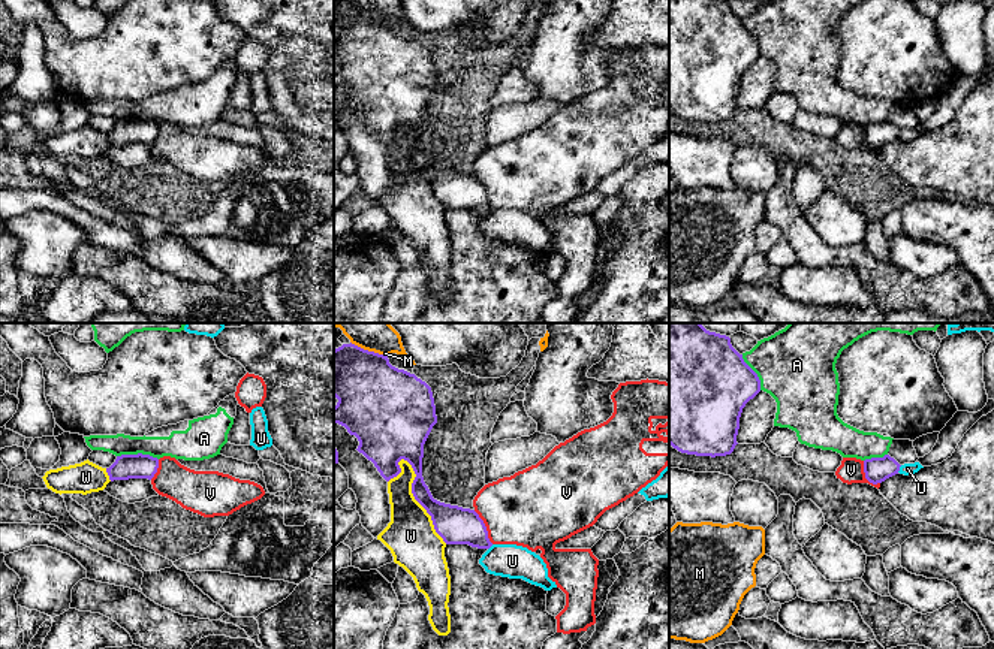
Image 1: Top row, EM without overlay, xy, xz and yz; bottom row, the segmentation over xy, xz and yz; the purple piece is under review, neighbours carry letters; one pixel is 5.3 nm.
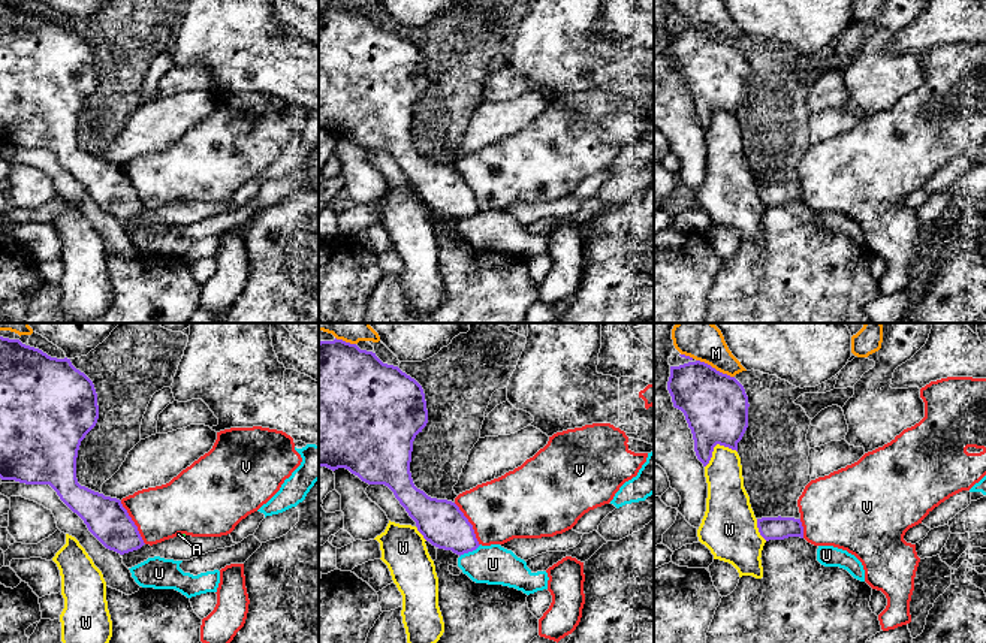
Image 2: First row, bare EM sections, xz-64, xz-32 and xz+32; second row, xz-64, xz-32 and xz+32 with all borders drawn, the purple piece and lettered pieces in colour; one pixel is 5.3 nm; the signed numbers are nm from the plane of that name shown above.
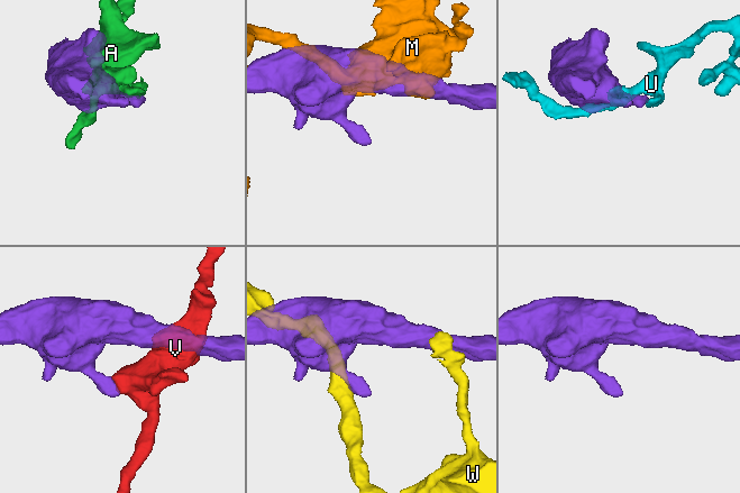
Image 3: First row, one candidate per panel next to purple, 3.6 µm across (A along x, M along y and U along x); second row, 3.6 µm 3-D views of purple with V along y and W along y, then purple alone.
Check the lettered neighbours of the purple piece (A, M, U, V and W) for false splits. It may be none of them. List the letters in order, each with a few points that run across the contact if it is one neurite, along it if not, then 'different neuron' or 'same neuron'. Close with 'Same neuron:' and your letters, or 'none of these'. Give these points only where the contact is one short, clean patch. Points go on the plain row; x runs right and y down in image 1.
A: different neuron
M: different neuron
U: line yz (901, 130), (897, 136); different neuron
V: line xz (473, 175), (482, 186), (487, 202), (493, 208); different neuron
W: different neuron
Same neuron: none of these

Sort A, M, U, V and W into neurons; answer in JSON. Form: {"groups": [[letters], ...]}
{"groups": [["A"], ["M"], ["U"], ["V"], ["W"]]}

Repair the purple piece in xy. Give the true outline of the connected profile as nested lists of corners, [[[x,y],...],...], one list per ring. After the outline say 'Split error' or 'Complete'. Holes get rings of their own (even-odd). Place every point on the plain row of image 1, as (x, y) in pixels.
[[[121,120],[106,133],[109,145],[148,144],[151,145],[159,133],[159,124],[150,120]]]. Complete

